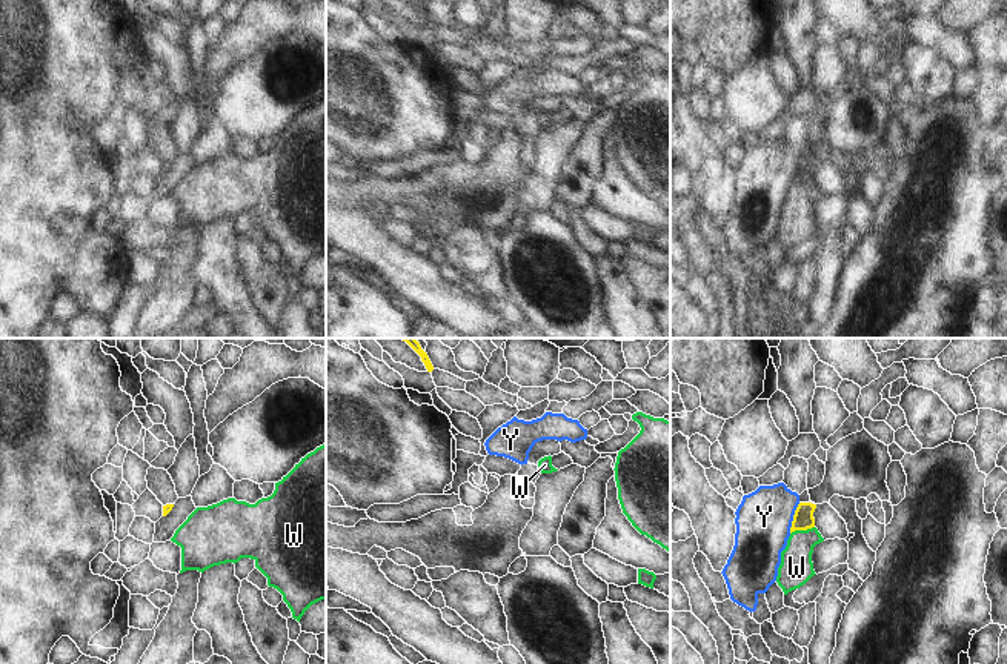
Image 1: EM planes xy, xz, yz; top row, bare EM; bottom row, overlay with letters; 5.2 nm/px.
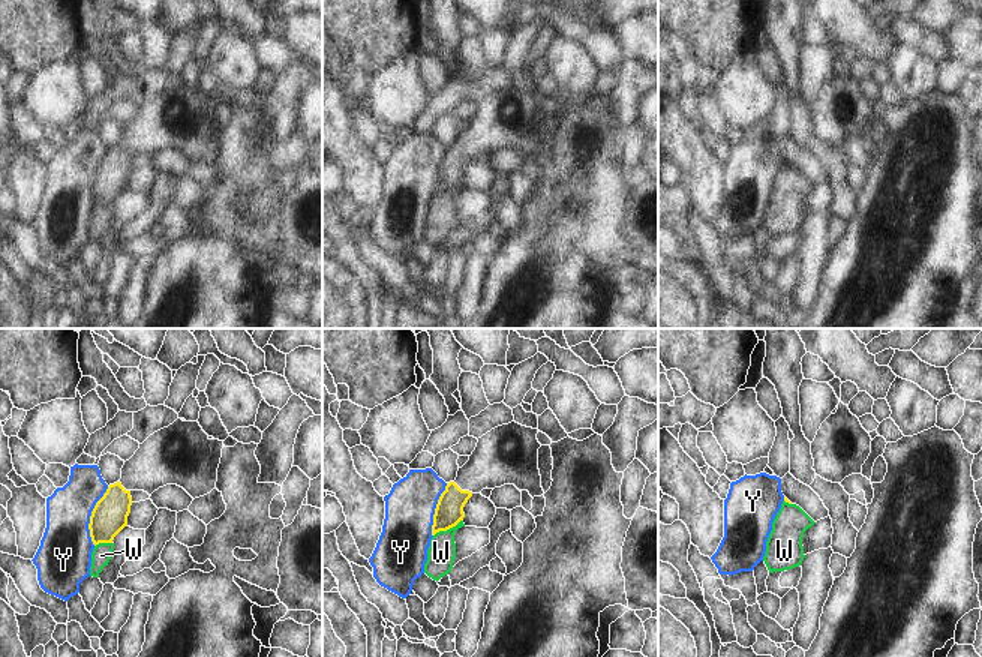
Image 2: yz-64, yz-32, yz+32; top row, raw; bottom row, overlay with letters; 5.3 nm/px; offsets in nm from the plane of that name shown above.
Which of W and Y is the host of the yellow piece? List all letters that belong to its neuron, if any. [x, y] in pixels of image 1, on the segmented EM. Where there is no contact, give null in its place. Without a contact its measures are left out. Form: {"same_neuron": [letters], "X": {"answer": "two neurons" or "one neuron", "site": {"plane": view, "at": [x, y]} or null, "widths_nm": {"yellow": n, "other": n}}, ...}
{"same_neuron": [], "W": {"answer": "two neurons", "site": {"plane": "yz", "at": [801, 529]}, "widths_nm": {"yellow": 110, "other": 170}}, "Y": {"answer": "two neurons", "site": {"plane": "yz", "at": [794, 518]}, "widths_nm": {"yellow": 110, "other": 300}}}

